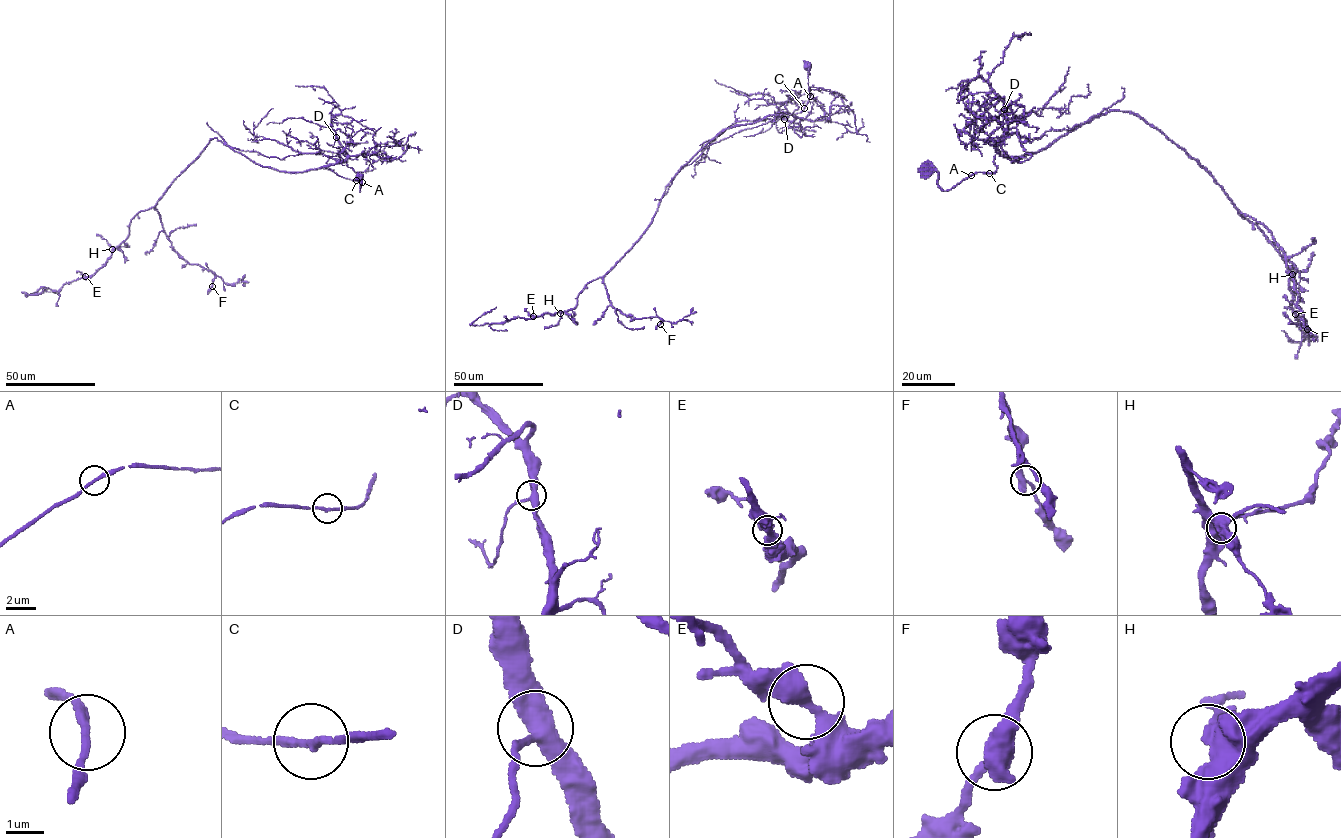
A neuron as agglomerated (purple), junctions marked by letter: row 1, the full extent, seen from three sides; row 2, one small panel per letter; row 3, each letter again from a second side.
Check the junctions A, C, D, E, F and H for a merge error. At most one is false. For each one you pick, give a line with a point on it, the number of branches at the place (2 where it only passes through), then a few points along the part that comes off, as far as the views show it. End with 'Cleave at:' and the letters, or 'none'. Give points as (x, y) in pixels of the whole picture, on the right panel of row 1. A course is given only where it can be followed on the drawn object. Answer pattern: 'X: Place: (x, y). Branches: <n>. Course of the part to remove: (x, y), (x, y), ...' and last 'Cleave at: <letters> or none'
Cleave at: none

